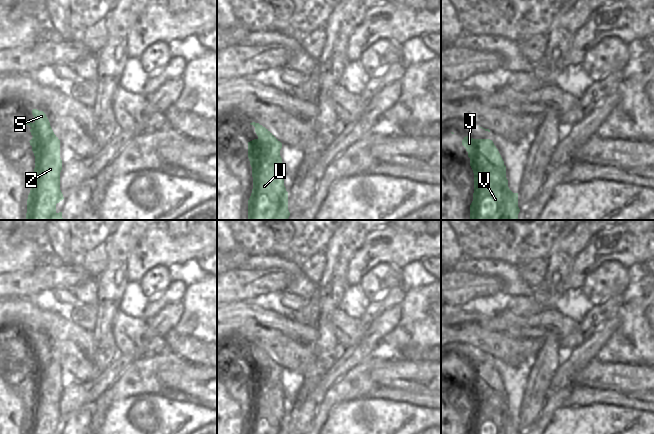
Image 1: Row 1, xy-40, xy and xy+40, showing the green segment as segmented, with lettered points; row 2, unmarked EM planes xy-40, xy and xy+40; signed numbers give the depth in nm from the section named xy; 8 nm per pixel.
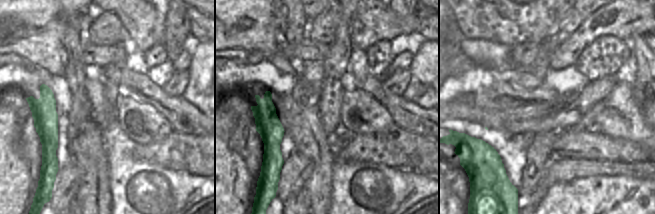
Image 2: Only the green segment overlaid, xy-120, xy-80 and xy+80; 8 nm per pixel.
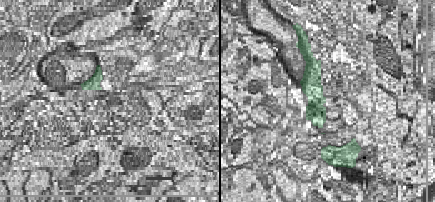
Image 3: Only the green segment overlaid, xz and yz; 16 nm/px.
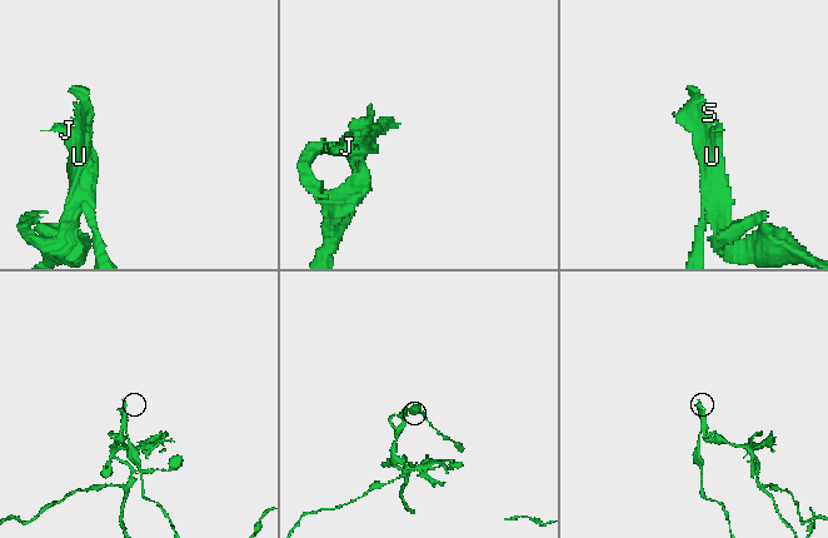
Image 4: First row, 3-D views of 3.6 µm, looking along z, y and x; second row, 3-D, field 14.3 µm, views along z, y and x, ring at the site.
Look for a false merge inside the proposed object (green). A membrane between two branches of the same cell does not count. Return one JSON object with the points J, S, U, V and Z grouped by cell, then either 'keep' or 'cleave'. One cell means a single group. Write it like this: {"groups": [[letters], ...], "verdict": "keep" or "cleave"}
{"groups": [["J"], ["S", "U", "V", "Z"]], "verdict": "cleave"}

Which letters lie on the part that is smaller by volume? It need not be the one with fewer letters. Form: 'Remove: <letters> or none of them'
Remove: J

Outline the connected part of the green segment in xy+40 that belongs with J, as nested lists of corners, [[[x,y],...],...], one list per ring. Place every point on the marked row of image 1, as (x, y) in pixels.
[[[464,137],[462,145],[468,152],[470,158],[470,166],[472,170],[480,168],[480,158],[483,157],[489,163],[493,163],[495,167],[502,167],[502,157],[498,149],[488,139],[473,139]]]

